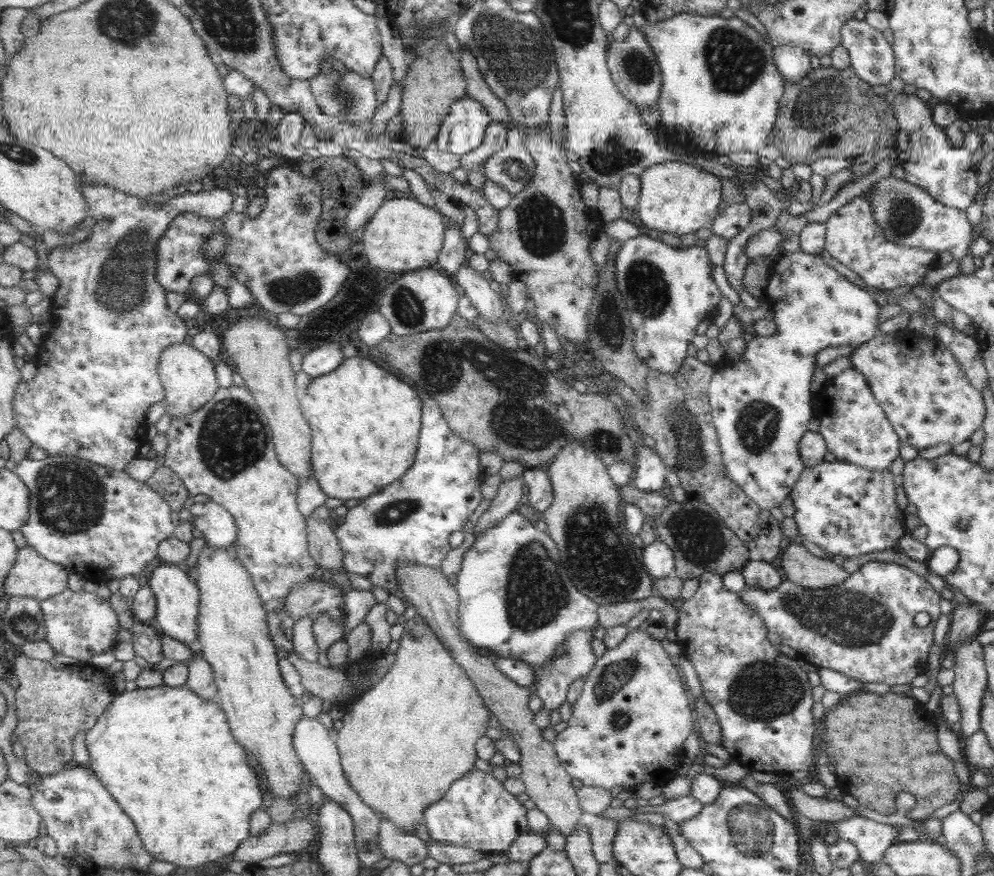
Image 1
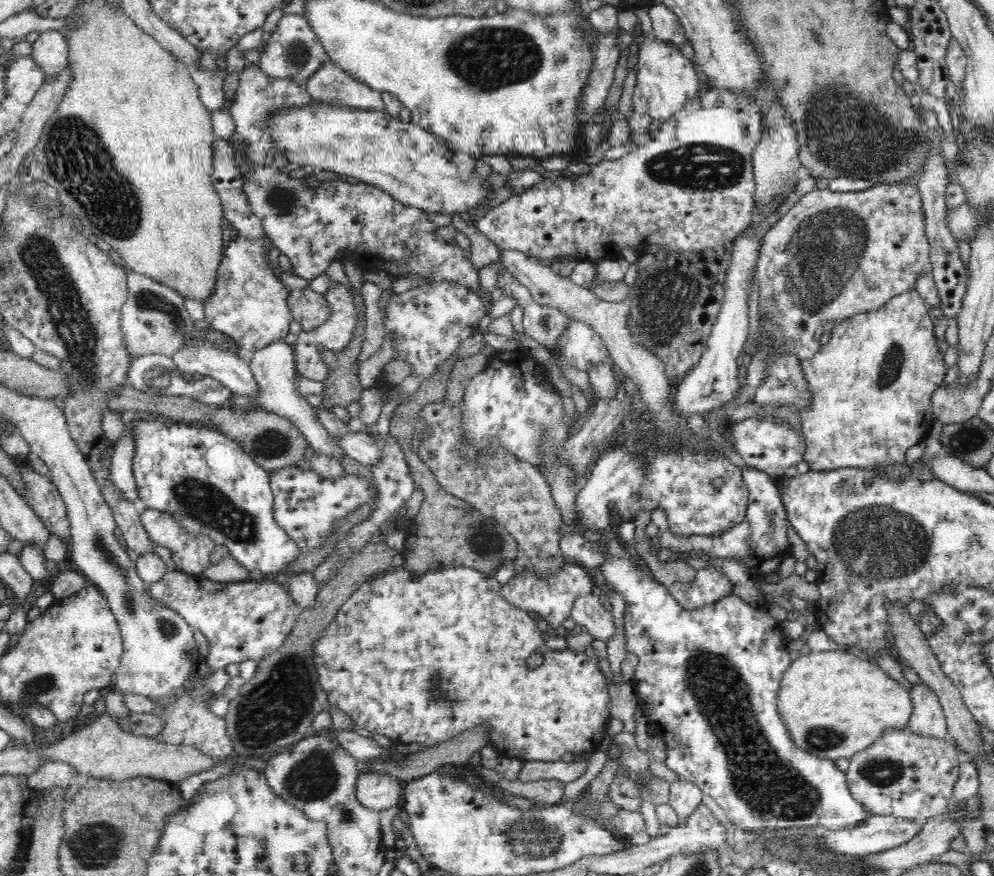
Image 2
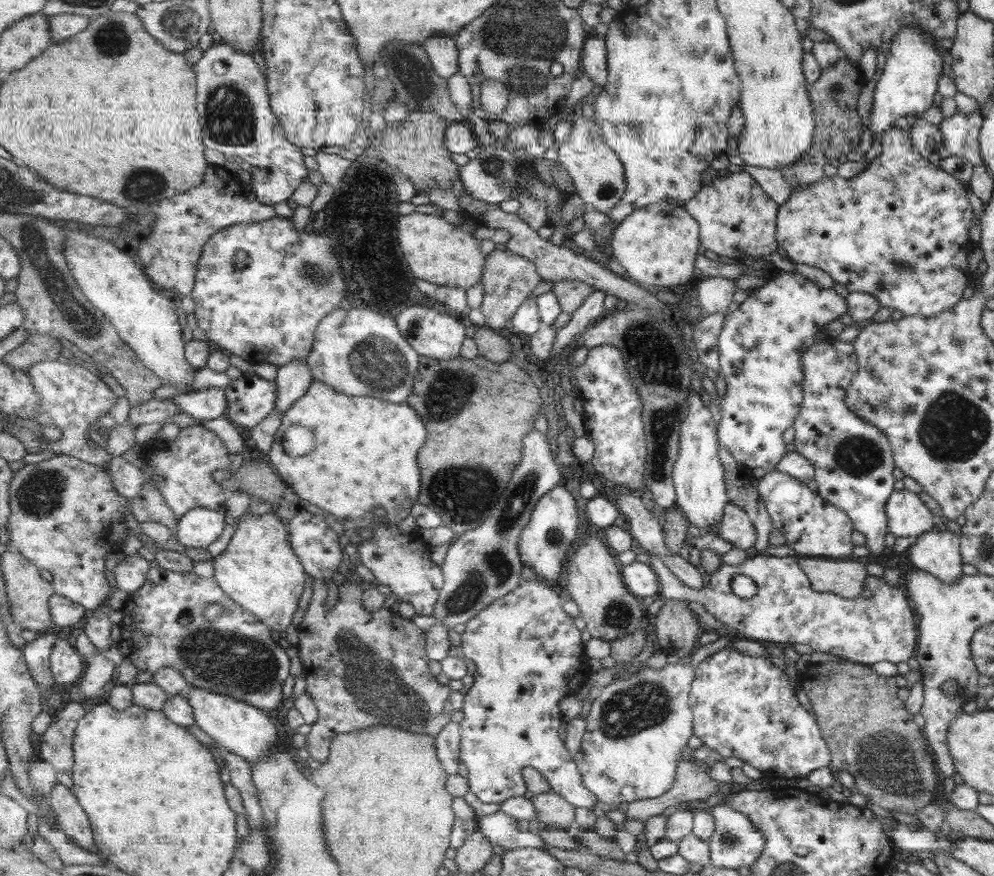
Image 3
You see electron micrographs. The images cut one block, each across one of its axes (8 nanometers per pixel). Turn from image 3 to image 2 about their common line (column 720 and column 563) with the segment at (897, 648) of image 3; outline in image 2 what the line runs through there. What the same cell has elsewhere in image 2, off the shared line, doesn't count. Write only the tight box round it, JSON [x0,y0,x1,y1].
[501,562,595,632]

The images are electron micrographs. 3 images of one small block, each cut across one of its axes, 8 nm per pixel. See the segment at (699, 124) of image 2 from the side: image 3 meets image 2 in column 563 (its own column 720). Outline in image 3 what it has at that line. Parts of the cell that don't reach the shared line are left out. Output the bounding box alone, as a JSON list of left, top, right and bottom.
[682,170,778,262]

